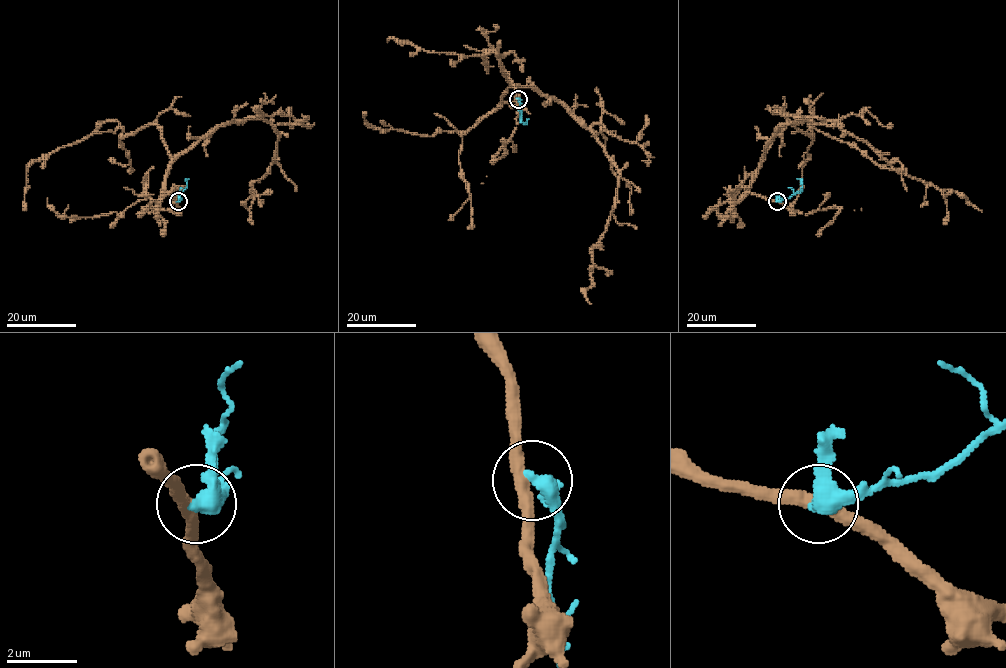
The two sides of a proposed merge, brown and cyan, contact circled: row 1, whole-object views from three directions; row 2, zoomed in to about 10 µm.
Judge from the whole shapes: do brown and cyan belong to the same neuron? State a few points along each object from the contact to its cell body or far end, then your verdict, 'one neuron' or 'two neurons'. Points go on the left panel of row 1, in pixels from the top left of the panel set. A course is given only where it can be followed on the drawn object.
brown runs (177, 201), (165, 172), (181, 154), (221, 126), (266, 120), (277, 156), (252, 183), (251, 211); cyan runs (177, 201), (188, 178); two neurons

